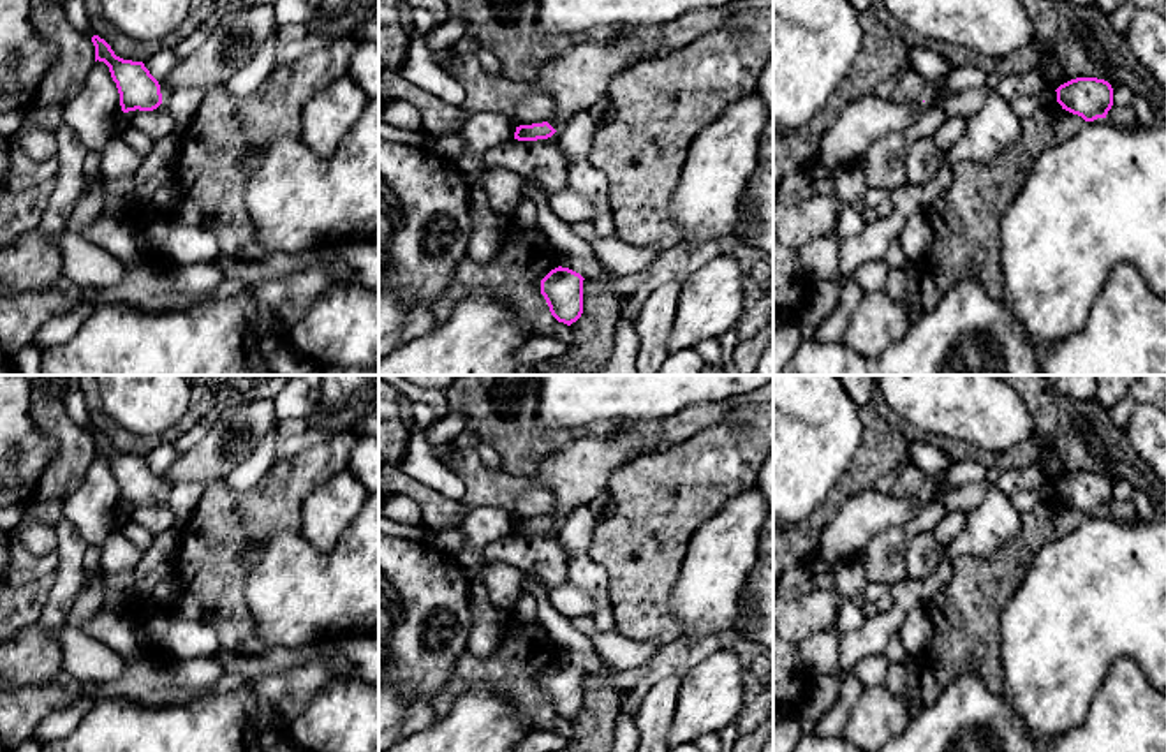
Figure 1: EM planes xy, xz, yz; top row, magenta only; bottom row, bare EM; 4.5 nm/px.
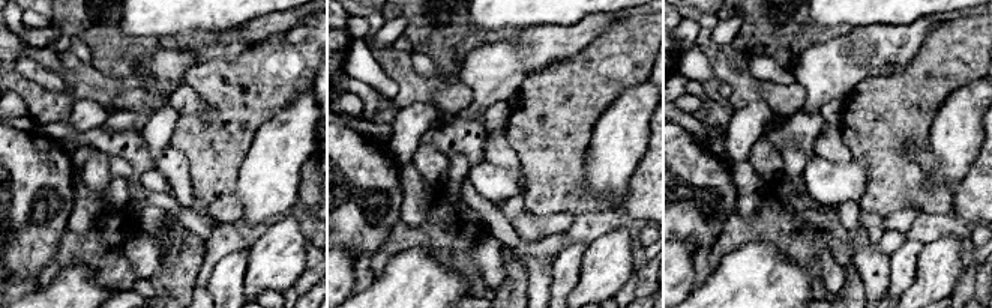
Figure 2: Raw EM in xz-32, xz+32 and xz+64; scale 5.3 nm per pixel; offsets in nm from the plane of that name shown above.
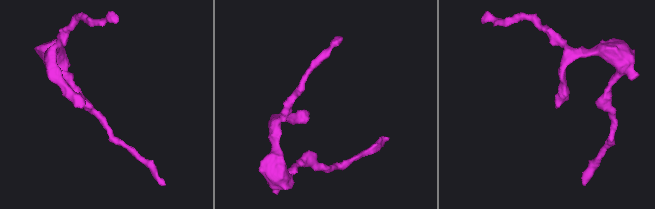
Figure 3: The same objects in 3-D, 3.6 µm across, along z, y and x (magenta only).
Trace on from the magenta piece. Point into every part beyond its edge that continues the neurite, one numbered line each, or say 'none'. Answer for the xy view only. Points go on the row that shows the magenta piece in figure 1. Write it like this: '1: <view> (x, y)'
none

